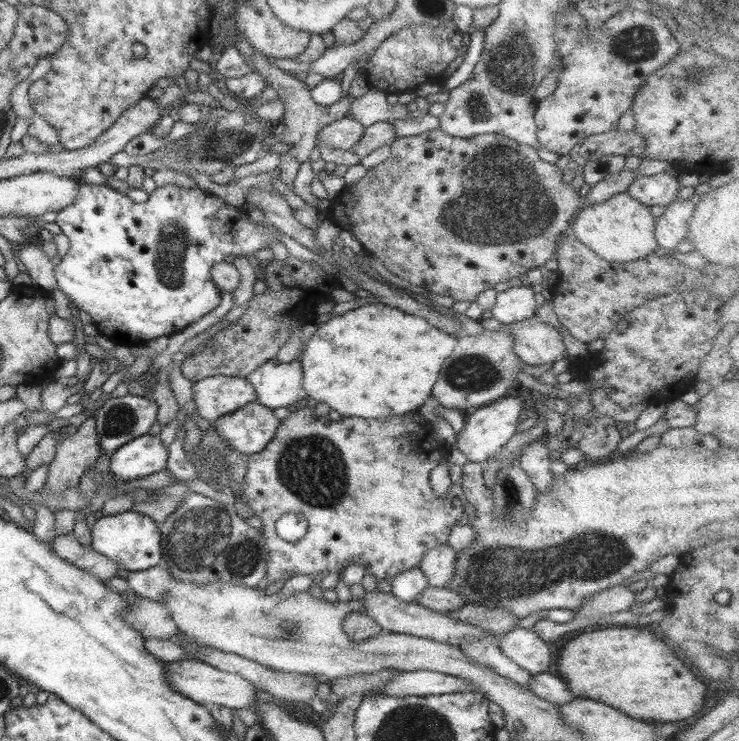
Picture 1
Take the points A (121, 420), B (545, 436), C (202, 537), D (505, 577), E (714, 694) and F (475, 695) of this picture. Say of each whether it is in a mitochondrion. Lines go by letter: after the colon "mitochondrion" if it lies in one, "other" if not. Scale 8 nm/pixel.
A: mitochondrion
B: other
C: mitochondrion
D: mitochondrion
E: other
F: other

